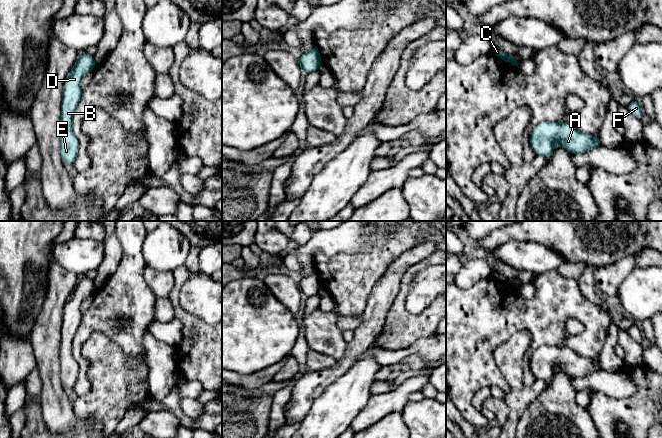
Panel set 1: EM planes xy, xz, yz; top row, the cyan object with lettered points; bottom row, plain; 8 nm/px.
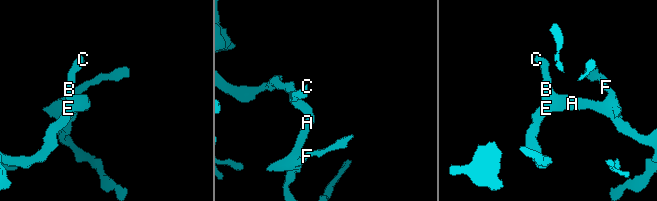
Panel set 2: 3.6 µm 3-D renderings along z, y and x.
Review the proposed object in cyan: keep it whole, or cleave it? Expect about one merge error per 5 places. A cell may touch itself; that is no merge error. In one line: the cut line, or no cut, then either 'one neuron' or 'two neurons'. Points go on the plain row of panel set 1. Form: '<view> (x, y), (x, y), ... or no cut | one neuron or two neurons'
no cut | one neuron

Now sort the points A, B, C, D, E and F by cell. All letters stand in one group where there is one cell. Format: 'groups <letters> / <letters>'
groups A B C D E F

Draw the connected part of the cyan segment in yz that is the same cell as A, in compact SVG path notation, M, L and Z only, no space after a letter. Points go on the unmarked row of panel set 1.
M543 345L530 361L534 377L545 382L554 376L556 365L571 378L585 377L602 369L598 359L582 357L568 347Z

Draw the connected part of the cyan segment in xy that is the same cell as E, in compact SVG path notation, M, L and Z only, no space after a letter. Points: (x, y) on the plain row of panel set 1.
M80 276L79 281L64 305L60 339L60 379L63 388L73 388L77 380L79 365L72 353L72 343L81 322L81 302L96 291L95 282Z

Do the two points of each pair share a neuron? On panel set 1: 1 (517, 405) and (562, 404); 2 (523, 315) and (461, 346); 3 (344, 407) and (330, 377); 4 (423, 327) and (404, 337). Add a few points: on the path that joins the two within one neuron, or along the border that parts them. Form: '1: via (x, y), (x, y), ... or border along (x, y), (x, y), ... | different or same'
1: border along (545, 388), (524, 410), (517, 425) | different
2: via (508, 315), (492, 315), (476, 331) | same
3: border along (350, 367), (316, 399) | different
4: via (418, 327), (414, 327), (409, 332) | same

